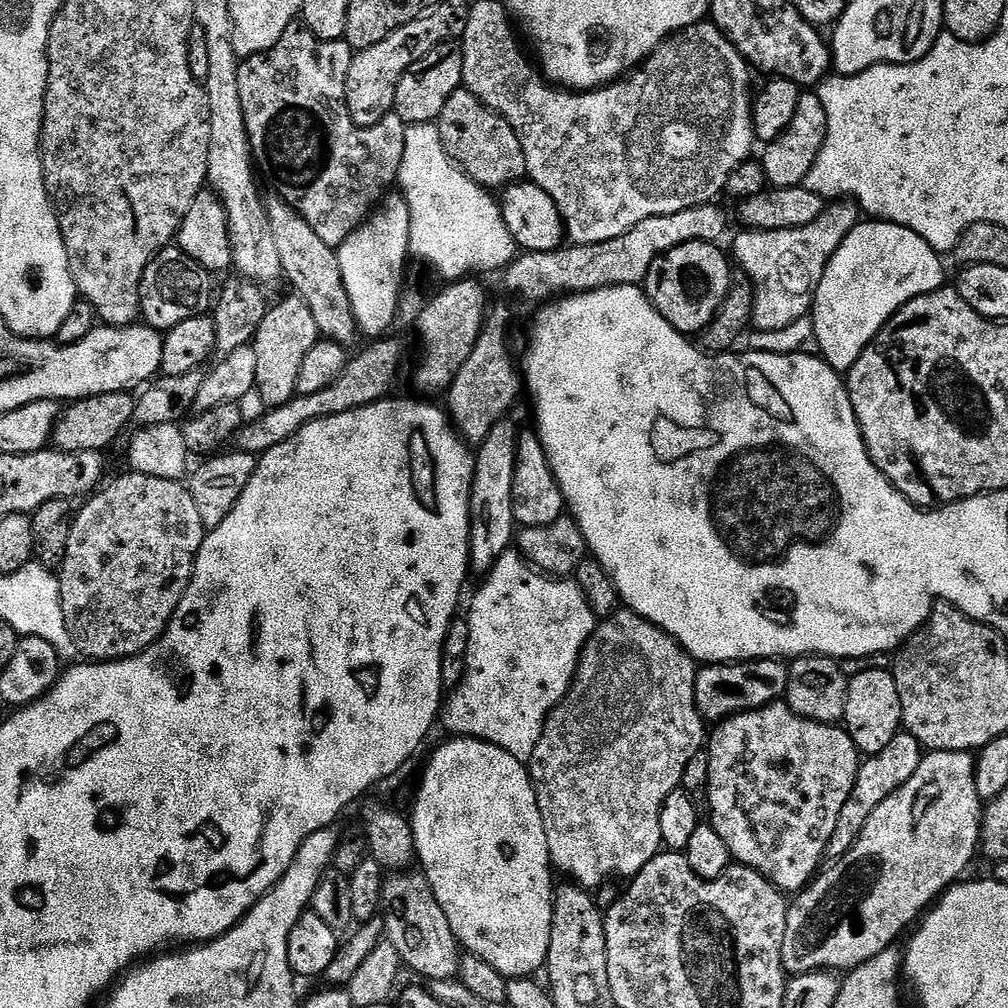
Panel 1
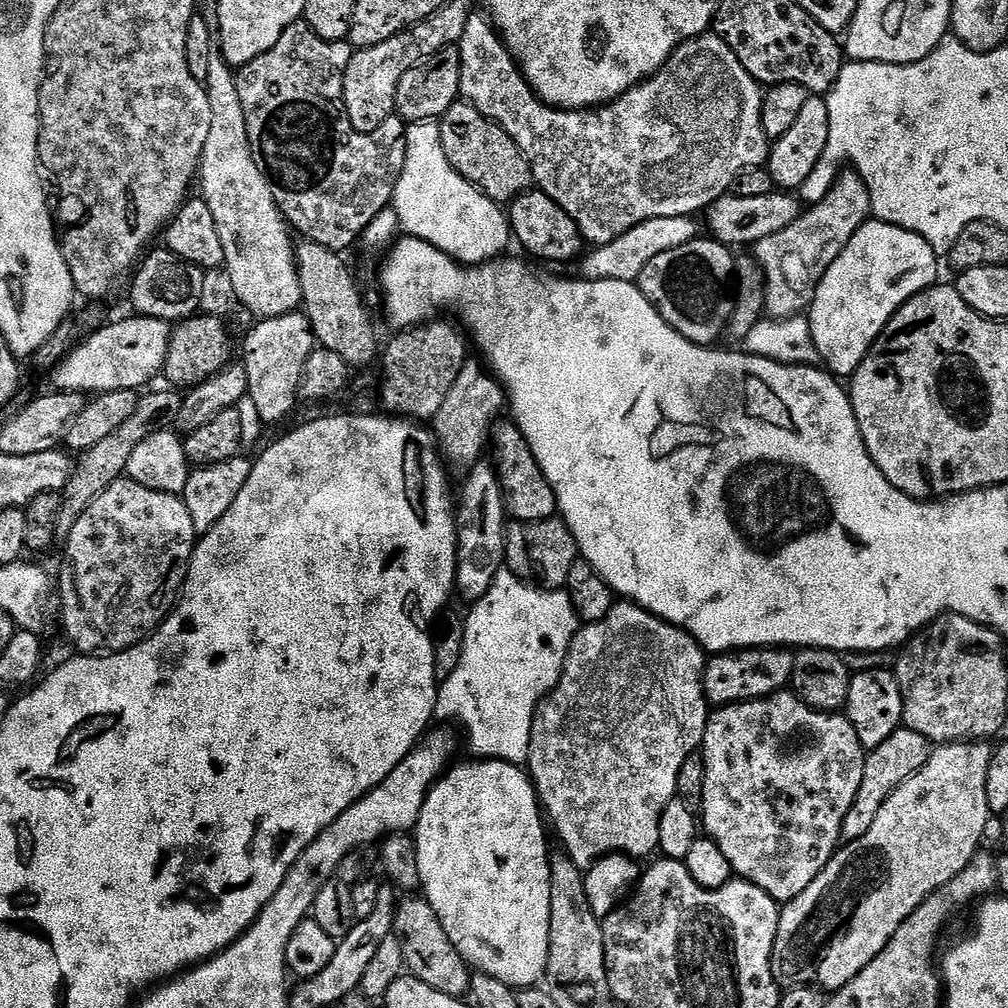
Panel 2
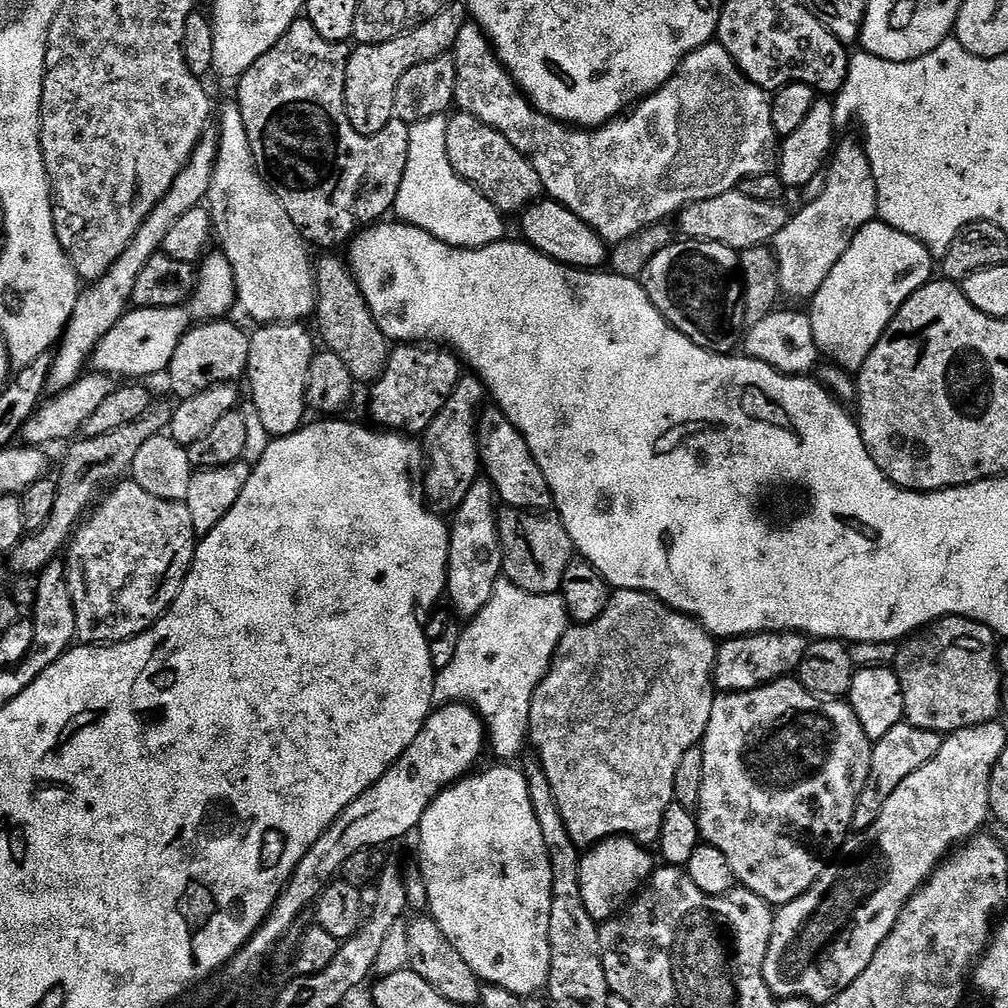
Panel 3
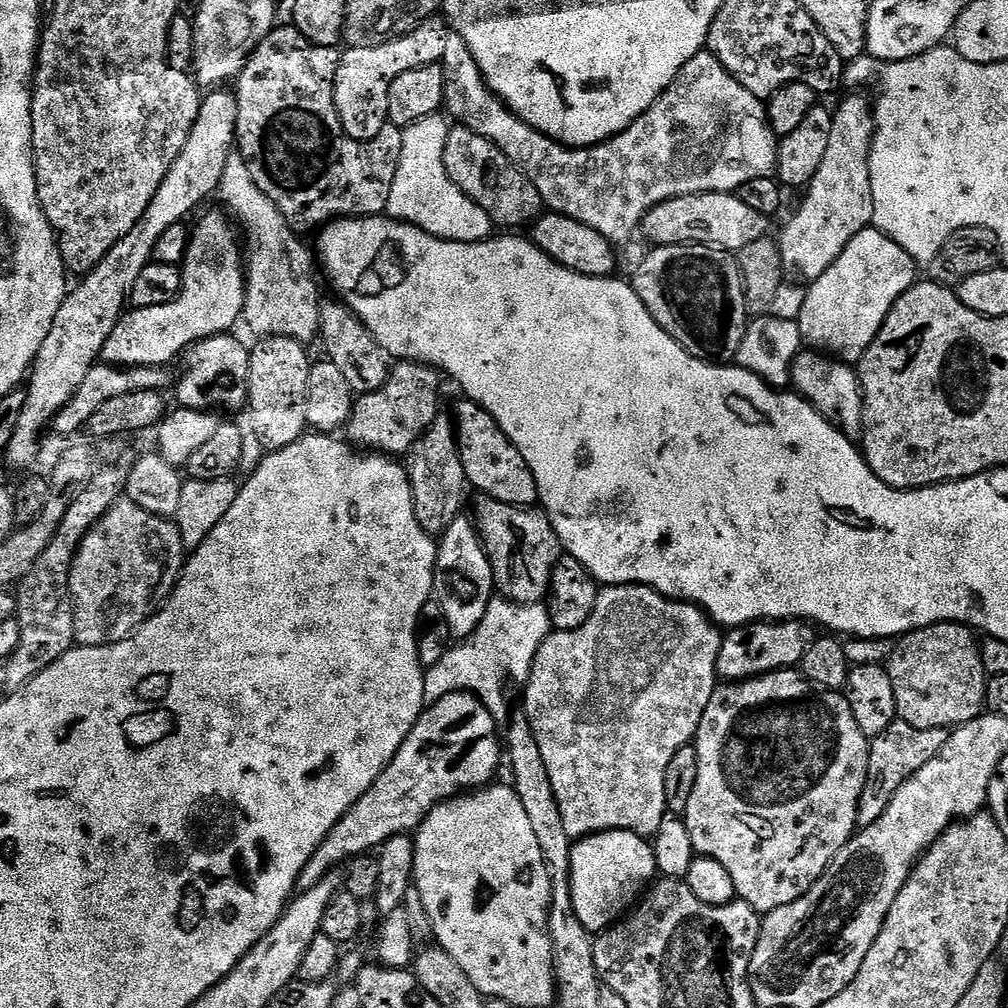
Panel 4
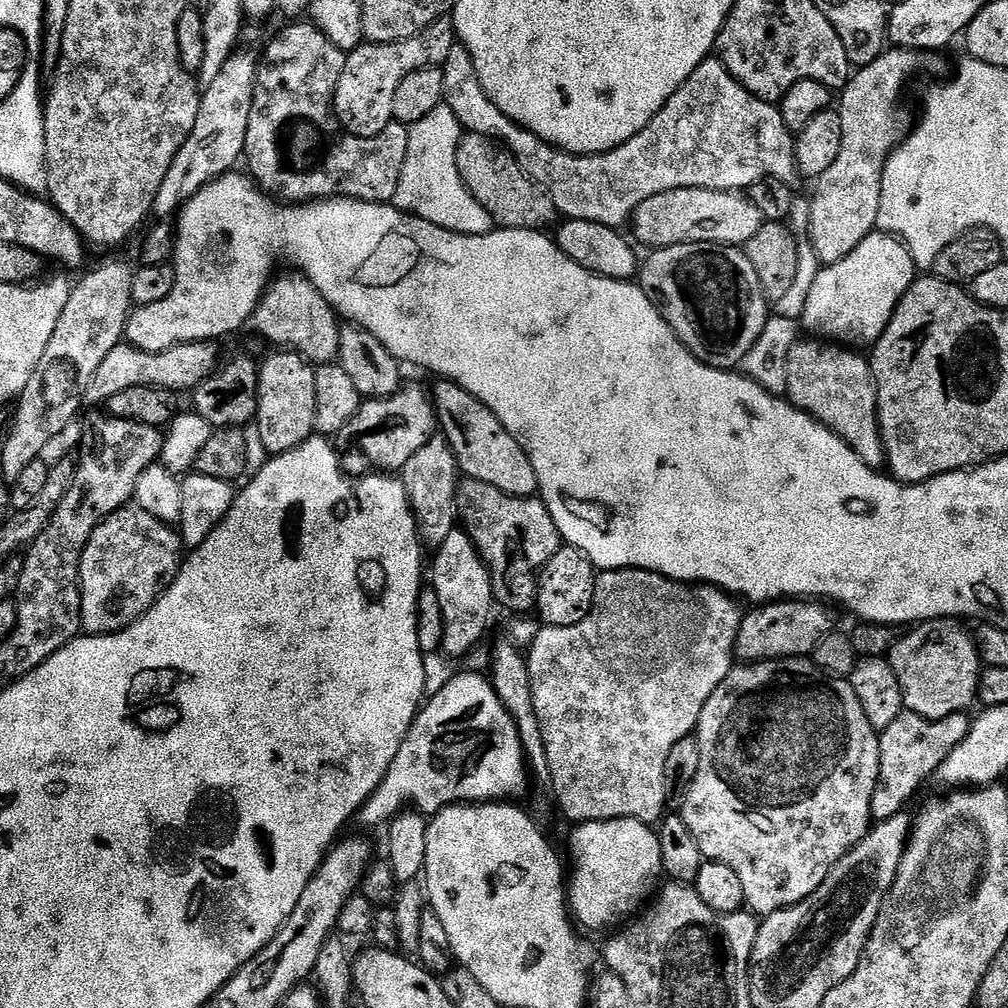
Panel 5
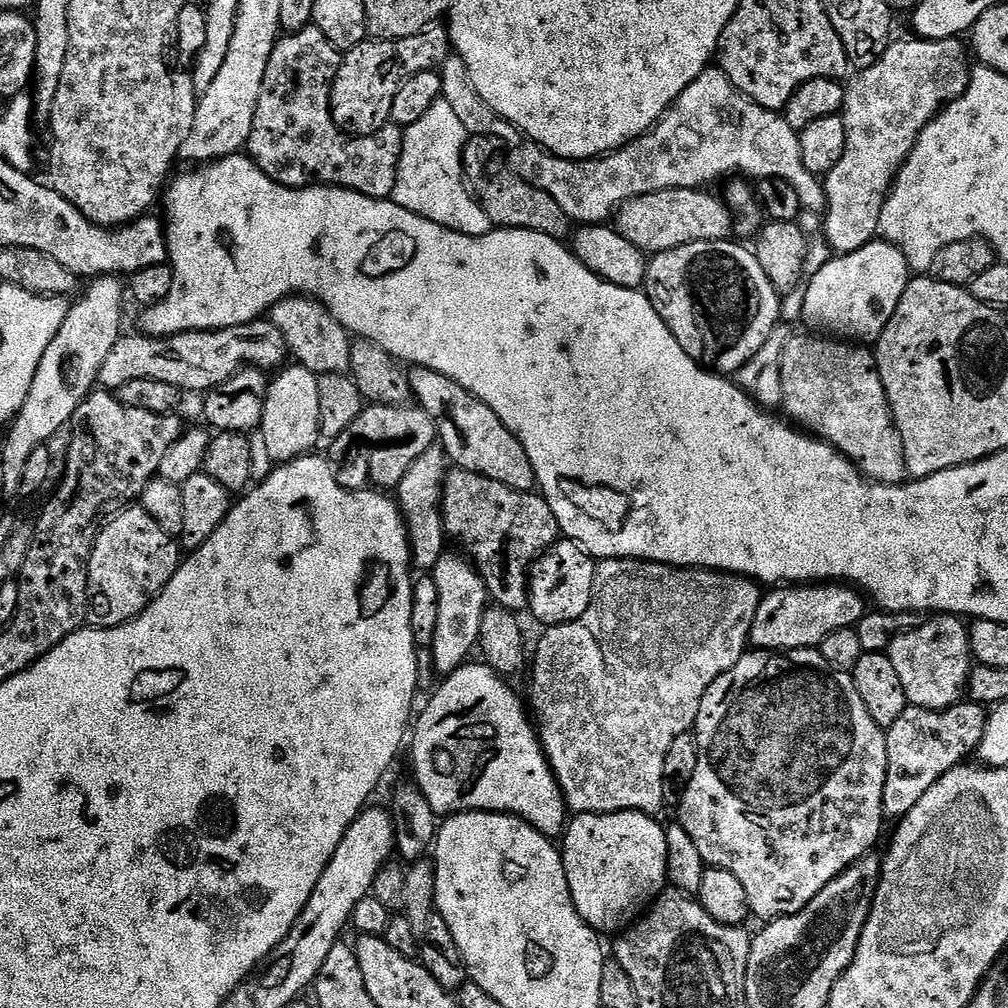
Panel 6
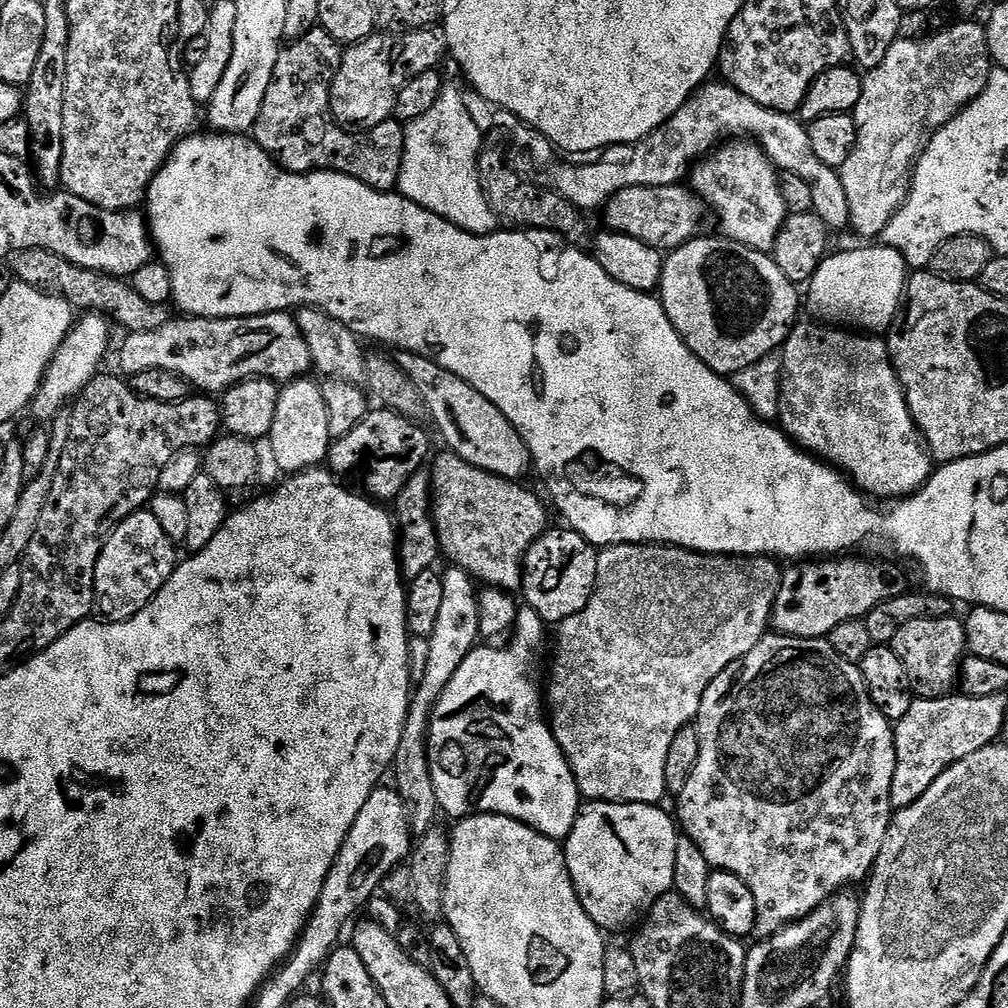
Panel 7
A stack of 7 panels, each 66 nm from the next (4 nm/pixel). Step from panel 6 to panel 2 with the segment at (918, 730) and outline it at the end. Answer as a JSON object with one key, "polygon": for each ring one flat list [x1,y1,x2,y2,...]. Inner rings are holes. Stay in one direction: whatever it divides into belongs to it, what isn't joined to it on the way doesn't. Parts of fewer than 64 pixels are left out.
{"polygon":[[903,726,894,730,894,734,890,734,890,738,886,738,886,742,882,742,882,746,871,749,864,758,862,786,858,786,854,806,850,806,850,814,846,814,846,818,842,822,841,841,847,842,863,838,870,822,874,822,878,810,883,806,884,799,899,784,906,782,918,770,922,770,922,766,926,766,933,751,933,745,926,737]]}

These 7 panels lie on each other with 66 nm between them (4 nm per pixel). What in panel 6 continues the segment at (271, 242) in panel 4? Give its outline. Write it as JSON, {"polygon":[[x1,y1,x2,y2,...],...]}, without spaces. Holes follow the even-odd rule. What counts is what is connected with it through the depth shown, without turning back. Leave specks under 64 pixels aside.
{"polygon":[[304,294,287,296,272,307,270,319,272,325,282,334,285,349,291,355,292,352,296,355,293,357,303,368,317,374,349,371,353,337,328,313,326,306,319,300]]}

